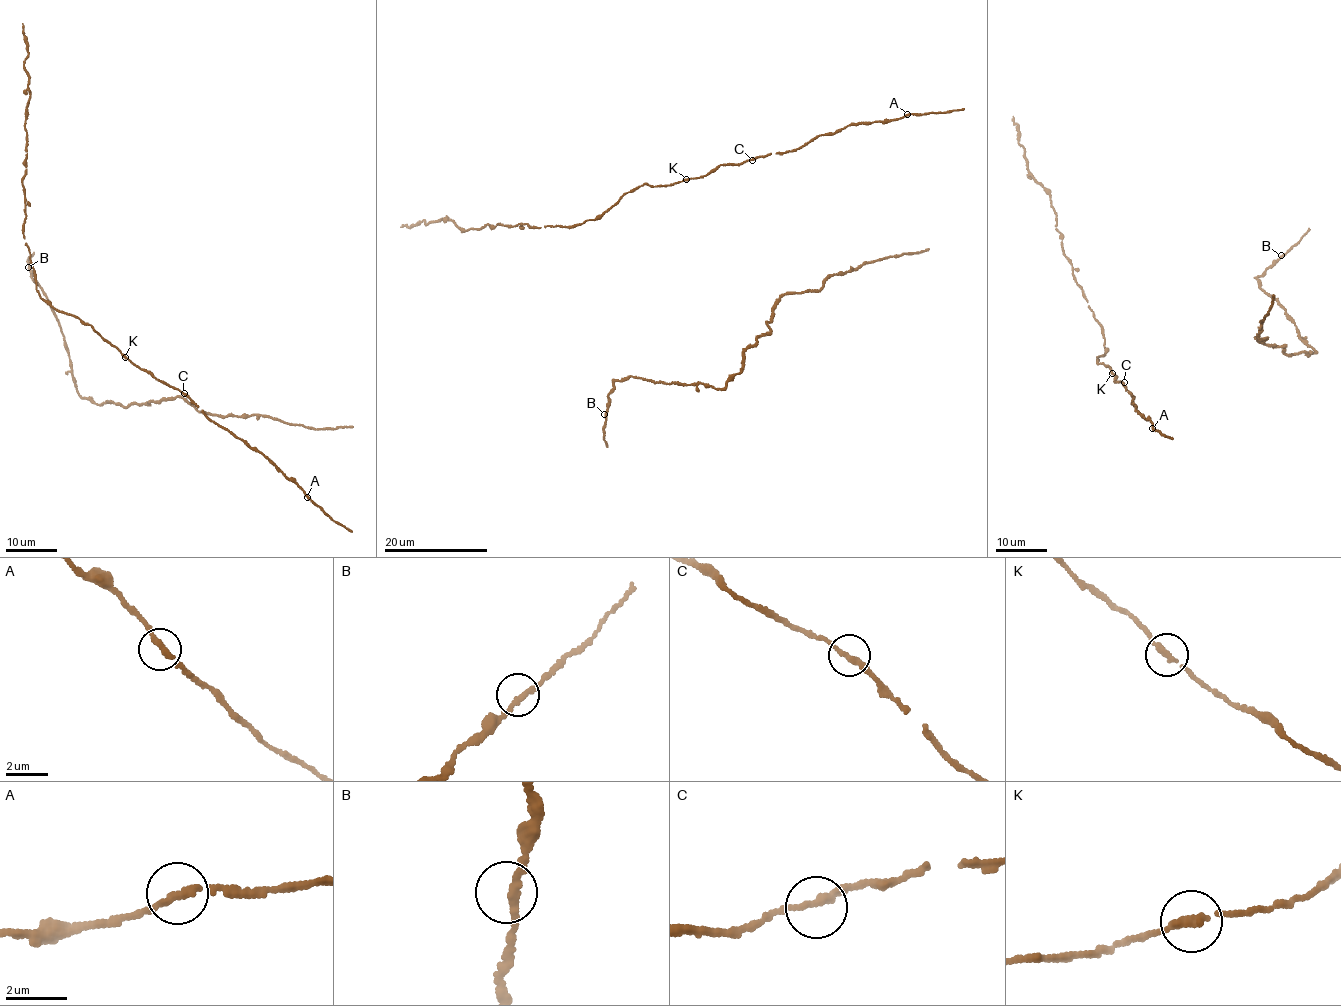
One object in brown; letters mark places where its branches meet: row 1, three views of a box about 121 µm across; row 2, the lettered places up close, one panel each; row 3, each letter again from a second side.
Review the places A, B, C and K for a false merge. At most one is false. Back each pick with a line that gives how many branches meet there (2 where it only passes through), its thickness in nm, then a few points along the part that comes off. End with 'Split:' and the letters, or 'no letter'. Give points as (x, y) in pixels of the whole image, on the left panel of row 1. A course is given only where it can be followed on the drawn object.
Split: no letter

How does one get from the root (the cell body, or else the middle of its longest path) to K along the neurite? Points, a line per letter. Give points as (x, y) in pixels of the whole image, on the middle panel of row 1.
K: (752, 160), (722, 164), (708, 174), (686, 179)

